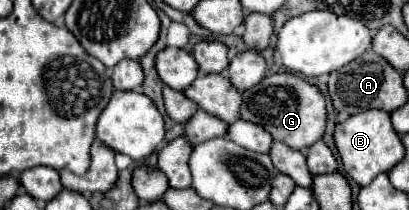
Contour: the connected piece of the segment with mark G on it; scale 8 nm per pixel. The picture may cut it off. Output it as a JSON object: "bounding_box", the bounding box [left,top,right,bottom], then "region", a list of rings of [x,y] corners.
{"bounding_box":[241,72,327,150],"region":[[[281,72],[265,76],[257,86],[243,92],[241,118],[265,128],[269,134],[273,134],[273,140],[279,140],[293,150],[303,150],[321,140],[325,134],[327,110],[325,98],[315,84],[297,74]]]}

